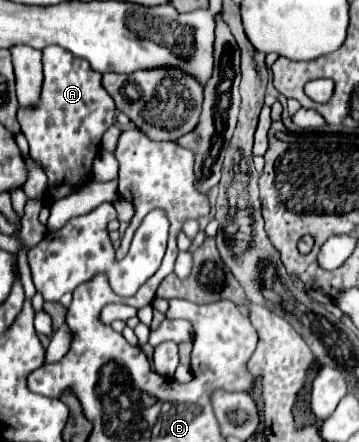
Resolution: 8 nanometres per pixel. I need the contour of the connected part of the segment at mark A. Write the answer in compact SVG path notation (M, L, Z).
M49 46L43 50L43 74L45 80L37 106L21 106L17 120L29 142L31 158L41 162L49 178L45 196L55 202L77 192L77 188L89 180L83 176L93 172L101 136L113 124L115 102L101 86L101 74L89 68L87 60L75 58L63 48Z

